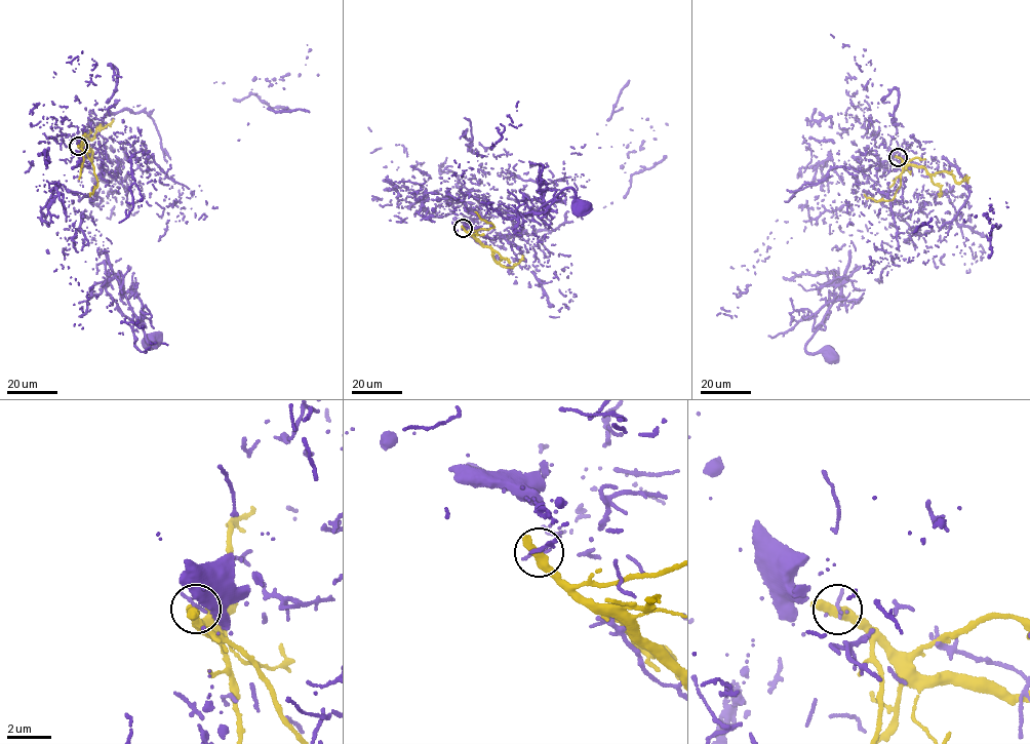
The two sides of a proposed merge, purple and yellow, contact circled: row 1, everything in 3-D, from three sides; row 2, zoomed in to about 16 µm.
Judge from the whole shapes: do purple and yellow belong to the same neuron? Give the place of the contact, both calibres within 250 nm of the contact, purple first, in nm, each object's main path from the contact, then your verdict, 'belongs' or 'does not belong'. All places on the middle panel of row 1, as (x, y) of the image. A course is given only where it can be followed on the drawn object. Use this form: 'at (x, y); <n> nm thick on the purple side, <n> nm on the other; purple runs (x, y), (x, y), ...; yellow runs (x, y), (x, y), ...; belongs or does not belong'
at (463, 228); 150 nm thick on the purple side, 600 nm on the other; purple runs (463, 228), (460, 220), (473, 223), (480, 217), (479, 207), (517, 217), (533, 213), (566, 188), (582, 207); yellow runs (463, 228), (491, 249), (492, 258), (502, 266), (513, 268), (522, 256); does not belong

